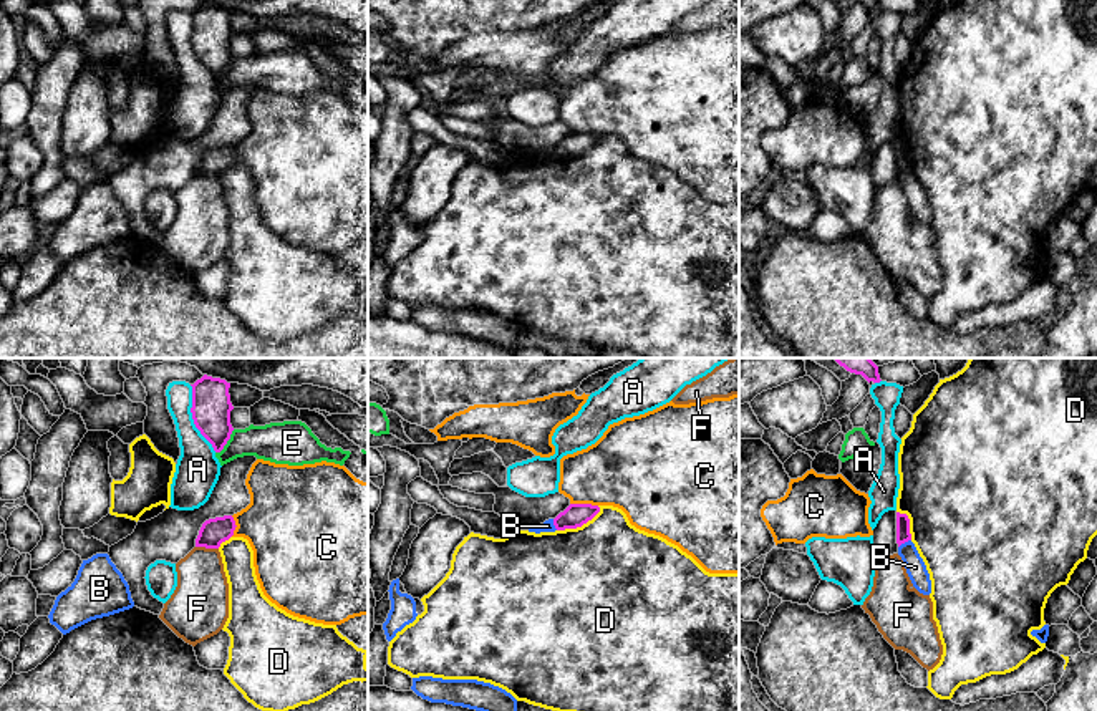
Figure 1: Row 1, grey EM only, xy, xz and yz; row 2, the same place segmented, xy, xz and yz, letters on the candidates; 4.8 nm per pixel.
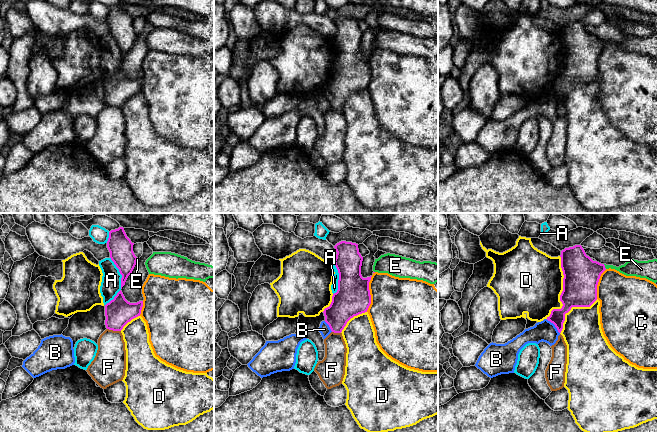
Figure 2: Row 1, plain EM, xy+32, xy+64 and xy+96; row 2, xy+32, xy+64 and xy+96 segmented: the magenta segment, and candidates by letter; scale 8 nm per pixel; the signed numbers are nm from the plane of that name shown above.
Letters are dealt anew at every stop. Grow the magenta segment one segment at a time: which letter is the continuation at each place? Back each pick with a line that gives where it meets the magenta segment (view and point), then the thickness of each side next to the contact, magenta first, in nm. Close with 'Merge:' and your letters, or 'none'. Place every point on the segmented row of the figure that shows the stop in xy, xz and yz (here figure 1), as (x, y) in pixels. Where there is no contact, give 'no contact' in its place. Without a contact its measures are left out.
Merge: none

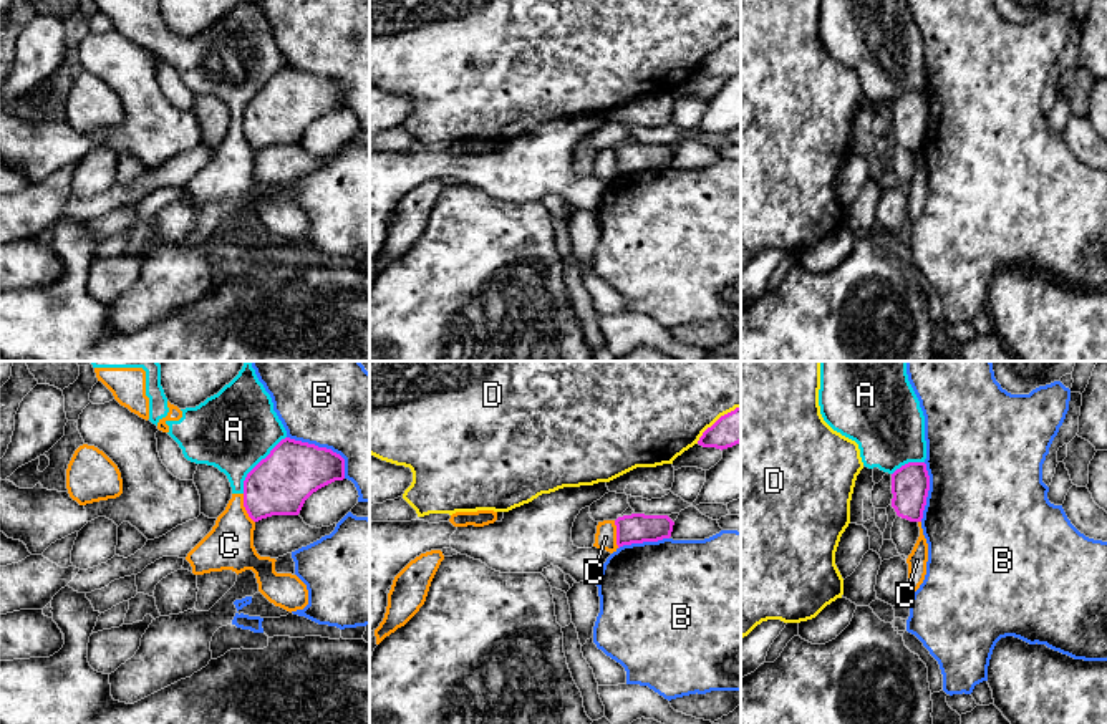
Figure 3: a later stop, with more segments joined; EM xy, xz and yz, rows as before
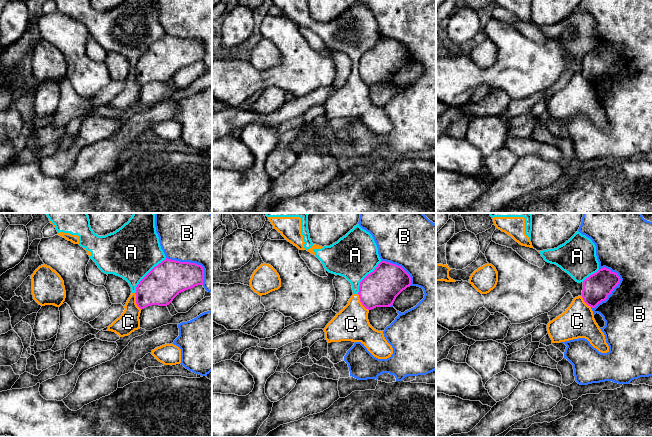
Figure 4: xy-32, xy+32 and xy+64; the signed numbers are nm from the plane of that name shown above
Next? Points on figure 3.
Merge: none

